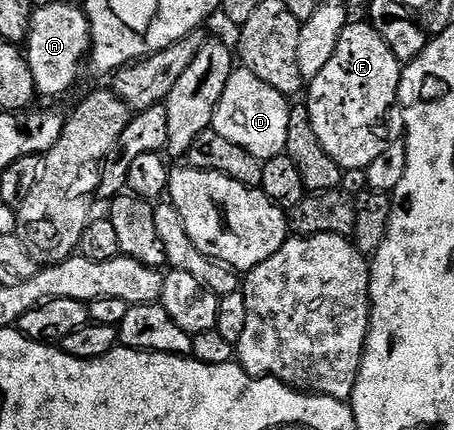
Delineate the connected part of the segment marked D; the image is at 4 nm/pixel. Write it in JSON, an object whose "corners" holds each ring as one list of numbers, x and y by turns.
{"corners":[[238,67,228,79,224,95,220,95,212,127,224,135,224,139,236,143,236,147,244,147,244,151,256,155,258,161,267,161,286,151,290,107,291,102,280,91,276,91,276,87,268,87,264,79,256,79,250,69]]}

